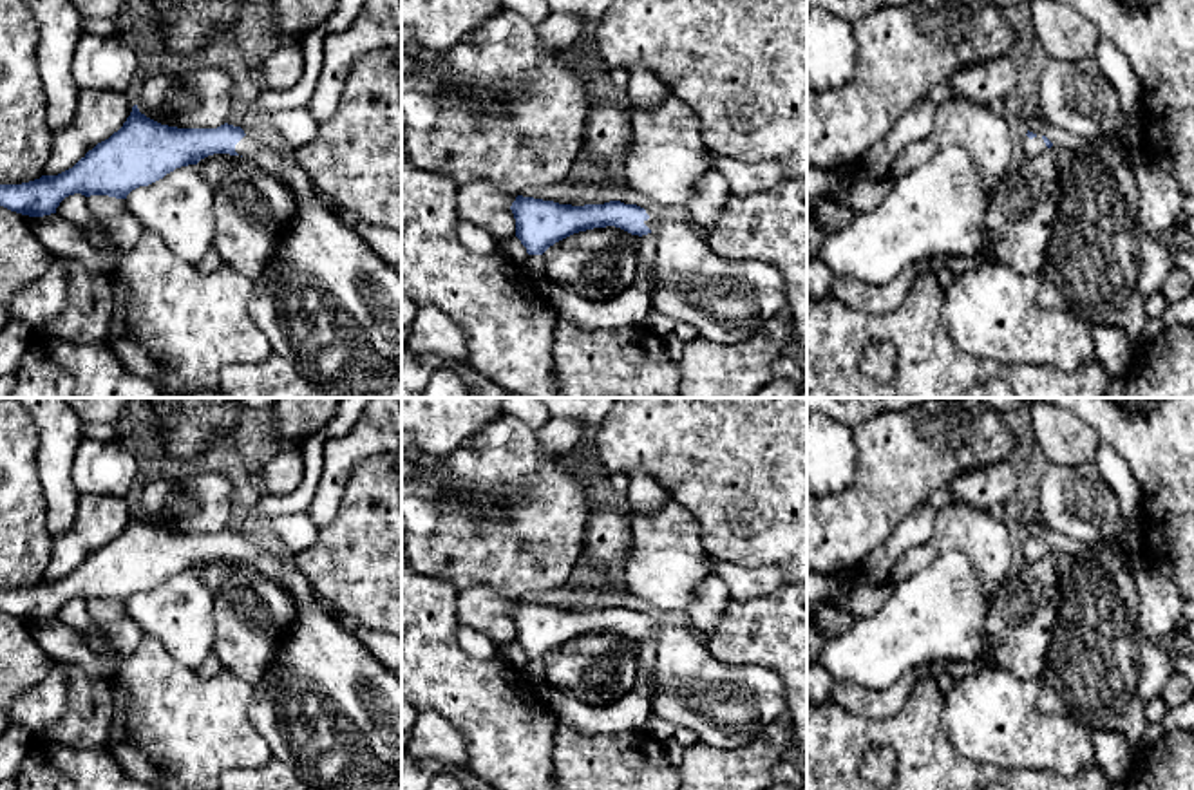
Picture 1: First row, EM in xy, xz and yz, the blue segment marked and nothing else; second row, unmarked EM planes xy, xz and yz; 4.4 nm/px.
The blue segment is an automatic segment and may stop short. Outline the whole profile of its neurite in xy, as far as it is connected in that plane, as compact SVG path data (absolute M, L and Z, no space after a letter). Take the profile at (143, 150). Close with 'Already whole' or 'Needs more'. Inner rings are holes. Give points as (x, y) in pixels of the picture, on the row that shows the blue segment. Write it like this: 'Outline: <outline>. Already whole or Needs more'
Outline: M134 105L123 127L72 168L22 184L0 184L0 206L43 217L56 213L60 202L74 193L127 199L132 190L213 154L251 159L284 181L297 202L297 215L270 266L253 280L250 298L250 313L266 334L271 353L295 365L329 398L402 398L402 278L396 268L380 259L360 233L331 210L289 152L248 137L241 127L168 127L147 118Z. Needs more

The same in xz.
Outline: M517 195L510 210L516 219L516 237L528 255L543 255L555 242L593 228L615 226L639 237L653 231L657 249L651 259L651 307L677 325L693 325L704 340L736 345L756 334L771 318L787 311L785 280L776 269L756 260L725 260L709 248L706 235L689 221L657 215L621 201L572 206Z. Needs more

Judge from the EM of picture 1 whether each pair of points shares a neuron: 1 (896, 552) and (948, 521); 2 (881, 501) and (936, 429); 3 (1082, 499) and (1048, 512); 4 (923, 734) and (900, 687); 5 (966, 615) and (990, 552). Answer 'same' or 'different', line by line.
1: different
2: same
3: same
4: different
5: different

